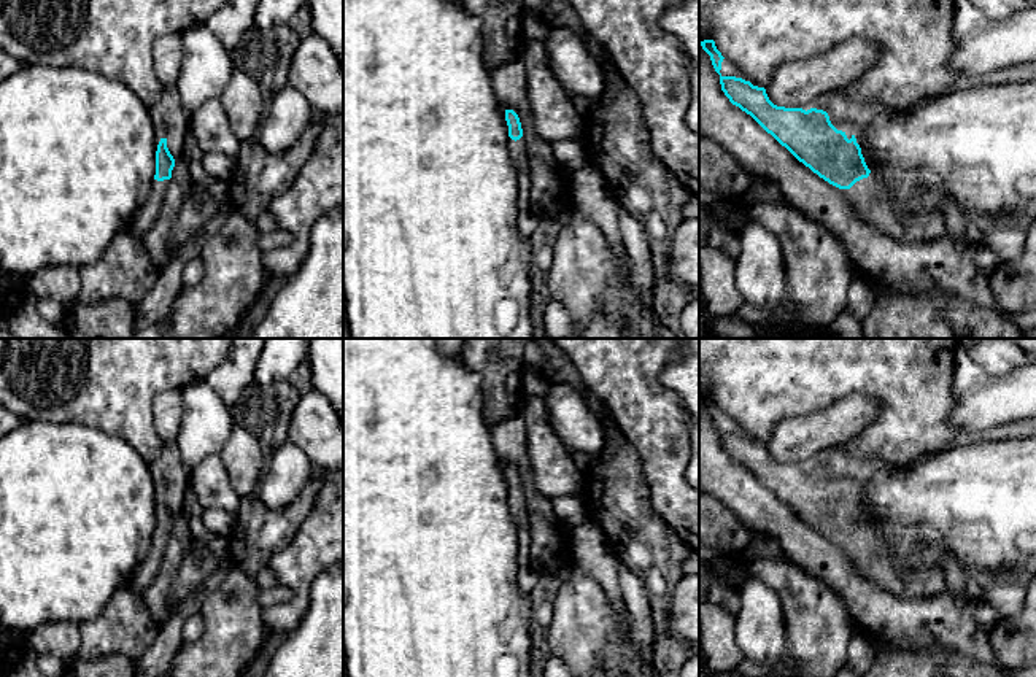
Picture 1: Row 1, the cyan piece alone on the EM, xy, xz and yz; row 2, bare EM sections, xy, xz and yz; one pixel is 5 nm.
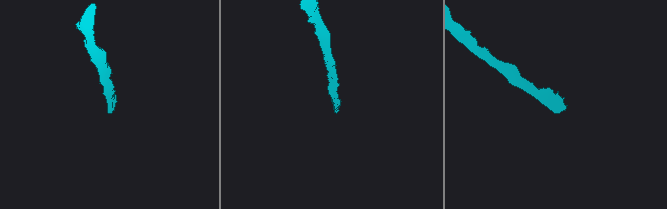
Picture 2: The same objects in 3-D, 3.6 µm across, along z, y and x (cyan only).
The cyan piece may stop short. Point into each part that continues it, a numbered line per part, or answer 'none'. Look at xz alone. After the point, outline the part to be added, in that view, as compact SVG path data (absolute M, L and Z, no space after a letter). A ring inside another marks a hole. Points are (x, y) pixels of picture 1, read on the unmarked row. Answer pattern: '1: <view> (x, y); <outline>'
1: xz (518, 507); M523 493L516 497L508 494L508 507L518 526L528 524L528 505Z

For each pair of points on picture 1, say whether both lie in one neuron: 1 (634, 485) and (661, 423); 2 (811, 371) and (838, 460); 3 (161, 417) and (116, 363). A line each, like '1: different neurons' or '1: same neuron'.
1: different neurons
2: different neurons
3: different neurons

